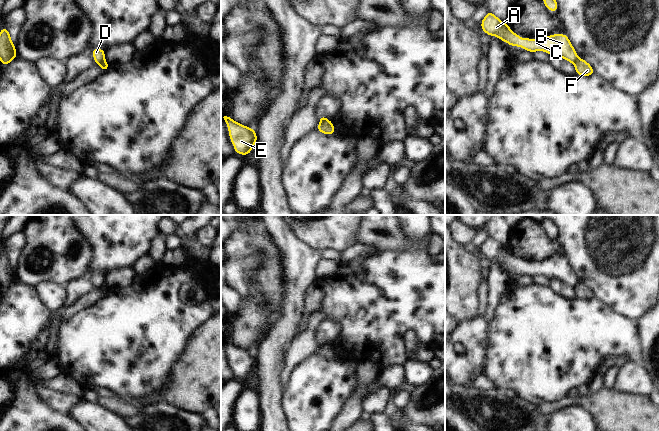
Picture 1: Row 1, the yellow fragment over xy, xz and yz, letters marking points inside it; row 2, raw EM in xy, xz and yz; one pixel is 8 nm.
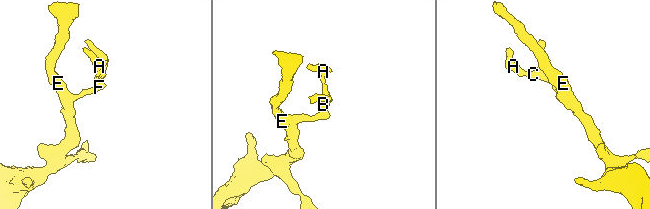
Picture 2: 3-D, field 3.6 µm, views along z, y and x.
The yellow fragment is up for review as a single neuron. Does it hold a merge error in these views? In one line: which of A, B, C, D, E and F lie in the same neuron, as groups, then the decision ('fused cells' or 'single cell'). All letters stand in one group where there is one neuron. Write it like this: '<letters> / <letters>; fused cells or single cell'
A B C D / E F; fused cells

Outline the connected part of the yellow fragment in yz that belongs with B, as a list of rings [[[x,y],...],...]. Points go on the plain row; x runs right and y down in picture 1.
[[[487,236],[481,245],[481,253],[490,260],[498,261],[507,268],[520,270],[529,276],[544,275],[574,287],[579,281],[566,258],[552,258],[541,263],[521,262],[507,247],[503,247],[492,236]]]

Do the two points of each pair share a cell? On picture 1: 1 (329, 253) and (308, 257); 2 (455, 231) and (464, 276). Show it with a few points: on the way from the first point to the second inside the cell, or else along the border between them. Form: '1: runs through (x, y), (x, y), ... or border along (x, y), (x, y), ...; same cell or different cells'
1: border along (320, 250), (322, 257); different cells
2: border along (455, 241), (462, 246); different cells

